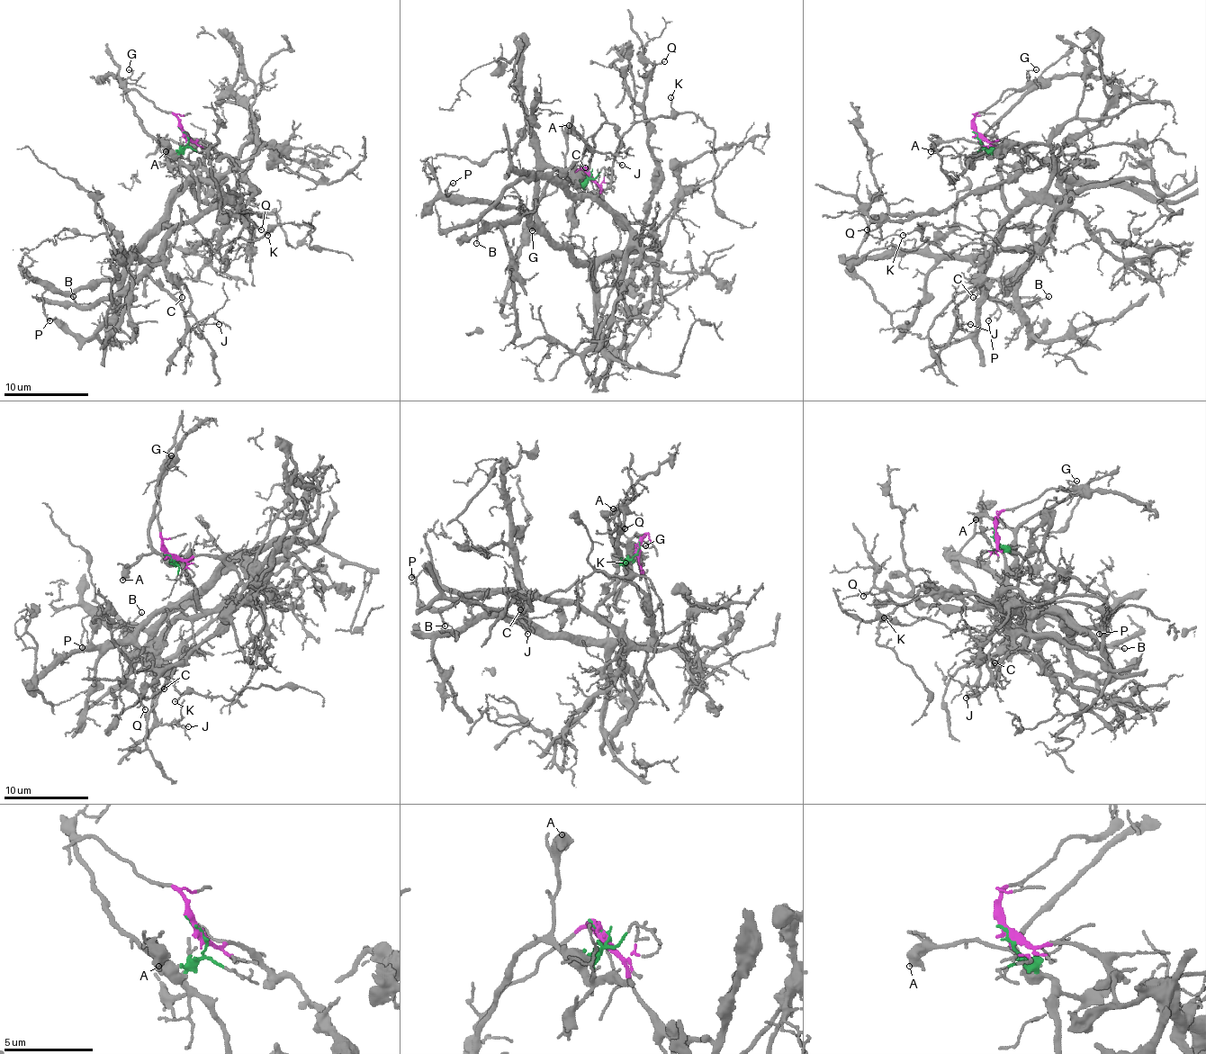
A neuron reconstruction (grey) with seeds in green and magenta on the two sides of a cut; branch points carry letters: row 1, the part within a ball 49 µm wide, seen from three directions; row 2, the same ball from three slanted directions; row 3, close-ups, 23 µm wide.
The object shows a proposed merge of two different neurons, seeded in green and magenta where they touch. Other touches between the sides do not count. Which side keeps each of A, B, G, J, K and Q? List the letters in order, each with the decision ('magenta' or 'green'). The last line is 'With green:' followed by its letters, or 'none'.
A: green
B: green
G: magenta
J: green
K: green
Q: magenta
With green: A, B, J, K

